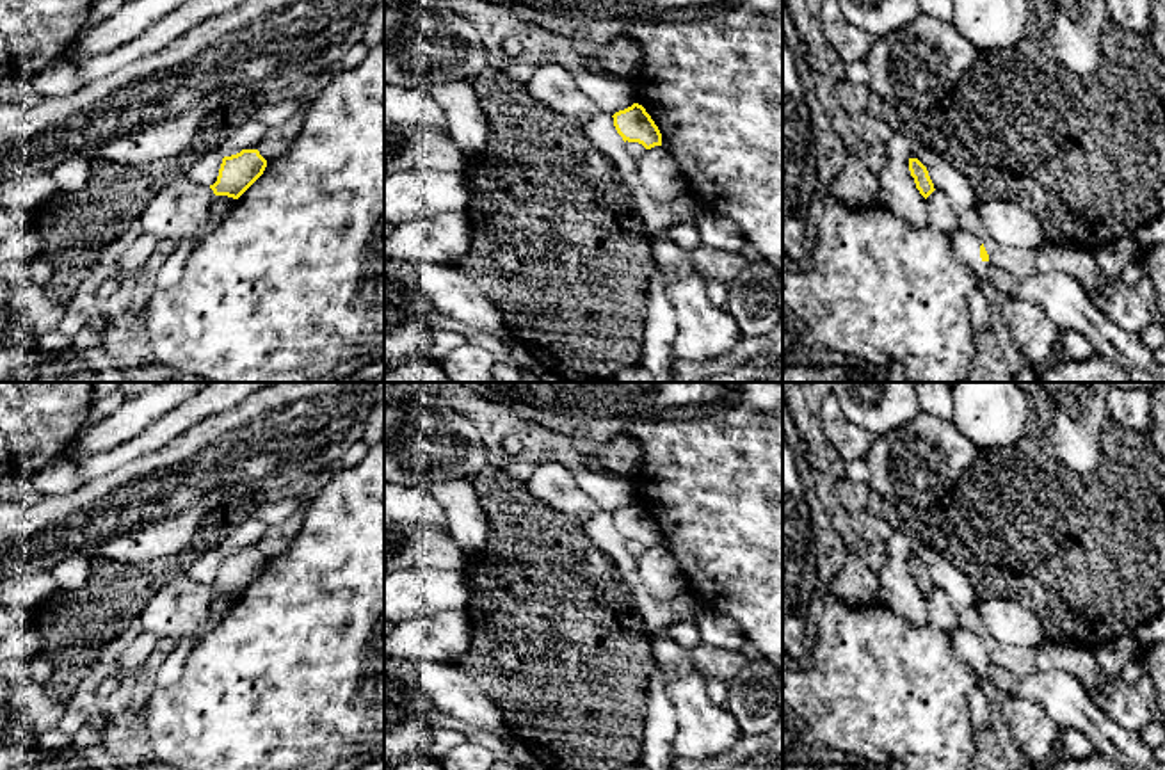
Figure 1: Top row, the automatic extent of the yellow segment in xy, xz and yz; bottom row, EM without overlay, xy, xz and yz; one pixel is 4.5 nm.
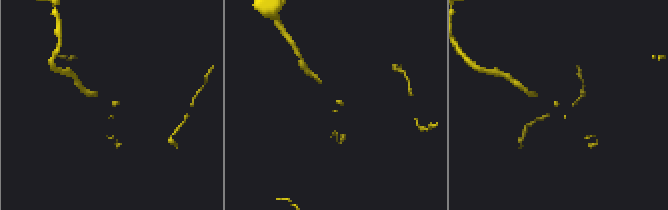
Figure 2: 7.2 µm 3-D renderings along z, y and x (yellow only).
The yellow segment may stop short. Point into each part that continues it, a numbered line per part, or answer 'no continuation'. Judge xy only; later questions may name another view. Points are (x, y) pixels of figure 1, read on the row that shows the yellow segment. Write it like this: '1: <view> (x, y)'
1: xy (178, 210)

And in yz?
1: yz (1066, 303)

